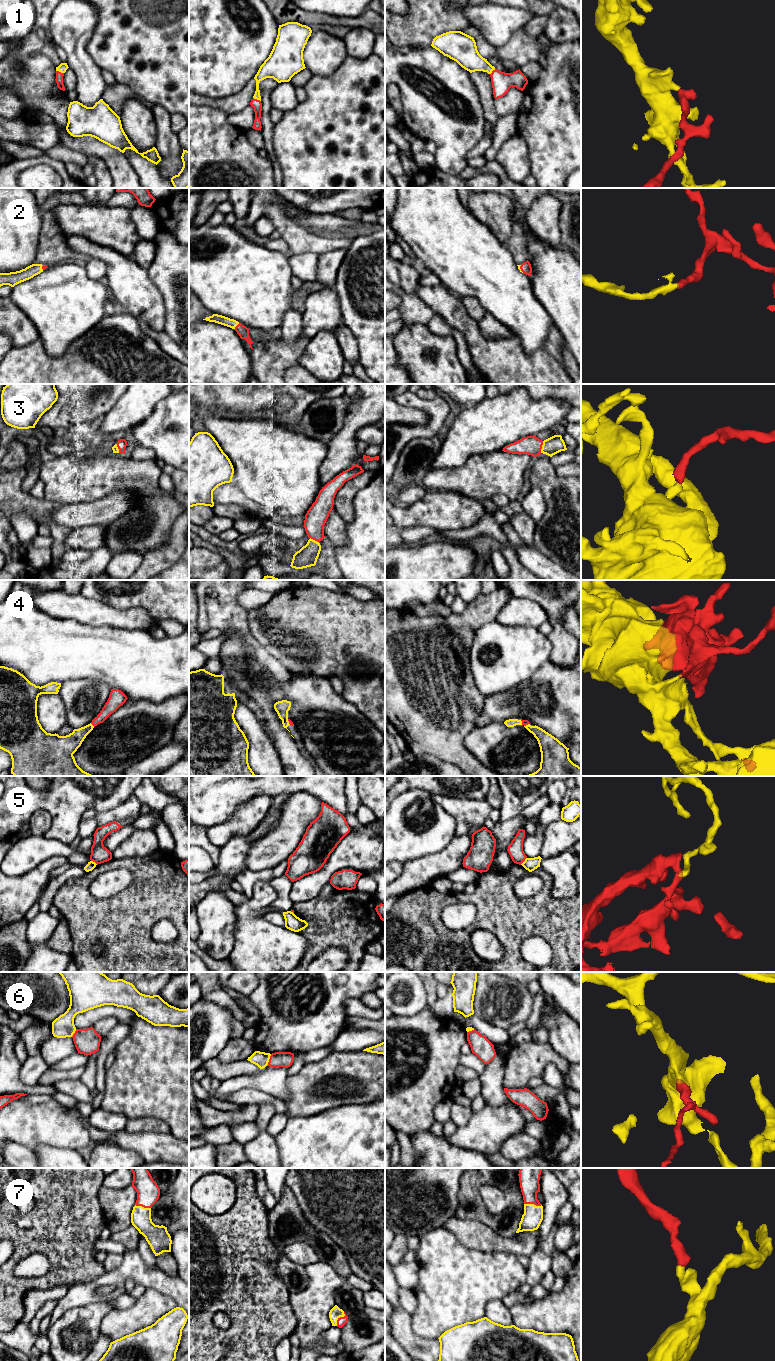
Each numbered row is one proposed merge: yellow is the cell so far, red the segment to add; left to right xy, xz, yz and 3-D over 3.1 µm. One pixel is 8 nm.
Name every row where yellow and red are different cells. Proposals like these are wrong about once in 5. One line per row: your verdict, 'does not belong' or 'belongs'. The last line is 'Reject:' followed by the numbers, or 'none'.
1: belongs
2: belongs
3: belongs
4: belongs
5: does not belong
6: does not belong
7: belongs
Reject: 5, 6

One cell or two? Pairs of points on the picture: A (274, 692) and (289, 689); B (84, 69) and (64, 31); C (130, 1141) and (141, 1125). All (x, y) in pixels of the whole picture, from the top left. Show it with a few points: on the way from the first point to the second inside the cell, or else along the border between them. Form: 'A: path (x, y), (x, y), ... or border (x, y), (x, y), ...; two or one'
A: border (279, 682), (284, 699); two
B: path (79, 60), (73, 40); one
C: border (123, 1129), (129, 1132), (160, 1132); two

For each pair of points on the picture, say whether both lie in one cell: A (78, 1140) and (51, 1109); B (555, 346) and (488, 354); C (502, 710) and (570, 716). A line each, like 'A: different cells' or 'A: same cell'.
A: same cell
B: different cells
C: same cell

